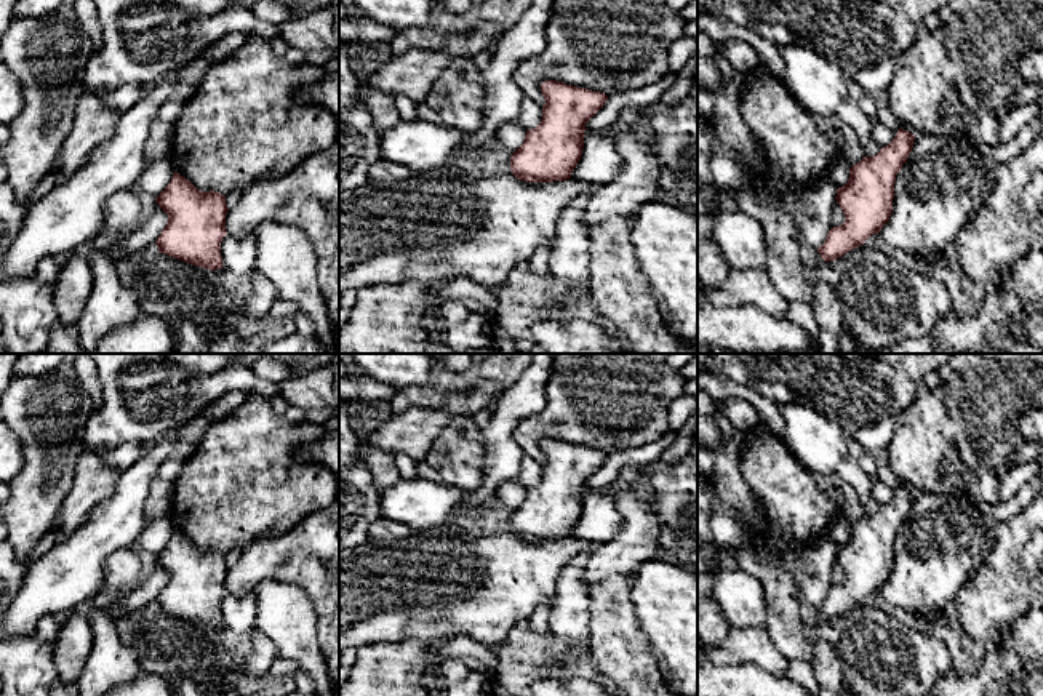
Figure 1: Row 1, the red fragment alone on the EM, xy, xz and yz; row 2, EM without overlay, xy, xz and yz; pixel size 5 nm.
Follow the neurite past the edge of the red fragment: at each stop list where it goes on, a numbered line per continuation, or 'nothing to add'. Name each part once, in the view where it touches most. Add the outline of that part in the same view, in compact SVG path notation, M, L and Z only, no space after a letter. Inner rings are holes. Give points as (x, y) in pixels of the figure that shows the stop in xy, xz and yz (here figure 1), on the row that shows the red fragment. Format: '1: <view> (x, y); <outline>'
nothing to add

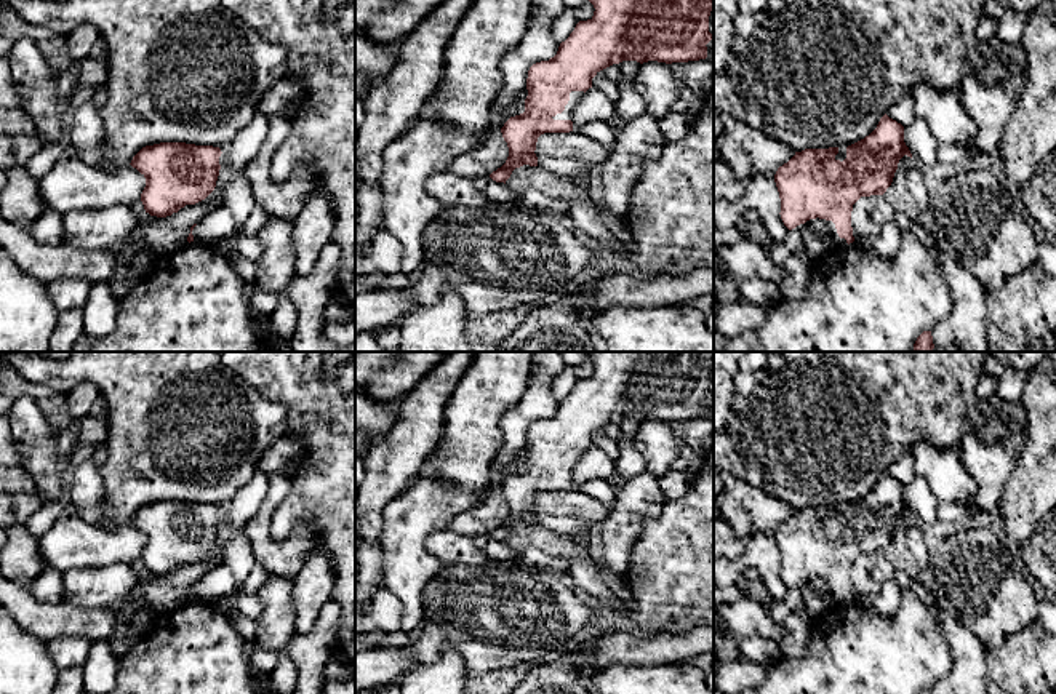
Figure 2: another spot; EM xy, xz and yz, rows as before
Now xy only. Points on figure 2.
nothing to add

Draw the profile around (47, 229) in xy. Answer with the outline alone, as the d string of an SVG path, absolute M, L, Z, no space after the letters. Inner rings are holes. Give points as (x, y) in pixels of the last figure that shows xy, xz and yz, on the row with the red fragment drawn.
M46 208L40 214L40 217L30 225L29 232L40 245L62 245L62 216Z

